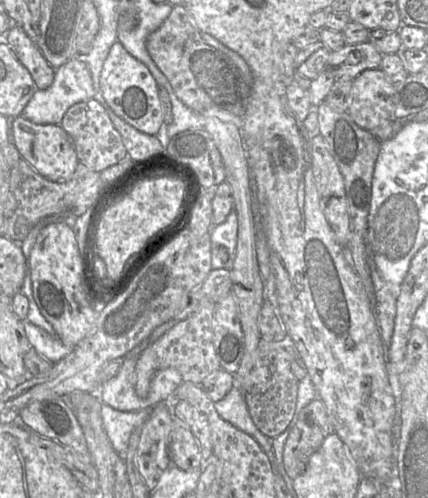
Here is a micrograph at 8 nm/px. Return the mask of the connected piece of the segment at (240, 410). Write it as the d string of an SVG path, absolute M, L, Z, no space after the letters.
M233 385L223 399L214 402L214 407L218 415L224 421L230 423L256 440L267 455L273 474L273 465L268 453L272 452L272 441L274 438L269 438L262 434L253 423L240 388Z

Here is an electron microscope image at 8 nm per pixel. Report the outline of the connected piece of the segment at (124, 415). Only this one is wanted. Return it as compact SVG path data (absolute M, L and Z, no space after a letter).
M102 404L103 428L116 453L124 456L132 433L142 427L149 416L150 410L123 412Z

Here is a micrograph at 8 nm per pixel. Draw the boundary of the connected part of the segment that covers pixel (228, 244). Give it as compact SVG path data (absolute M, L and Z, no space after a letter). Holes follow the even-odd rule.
M233 209L226 220L210 230L211 242L211 268L212 270L231 270L234 264L237 245L238 221L237 214ZM224 246L228 251L228 260L223 263L218 257L218 247Z

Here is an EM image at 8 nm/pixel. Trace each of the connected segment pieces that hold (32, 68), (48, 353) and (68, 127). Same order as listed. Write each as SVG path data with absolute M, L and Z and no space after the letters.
M18 25L9 30L7 45L19 62L30 72L37 90L45 90L52 85L54 68L50 66L37 45Z
M29 321L24 322L24 329L31 347L51 363L65 357L73 347L65 345L59 338L54 338L42 328Z
M94 98L71 106L60 126L71 138L80 163L94 171L102 172L128 156L120 133L114 127L105 109Z

